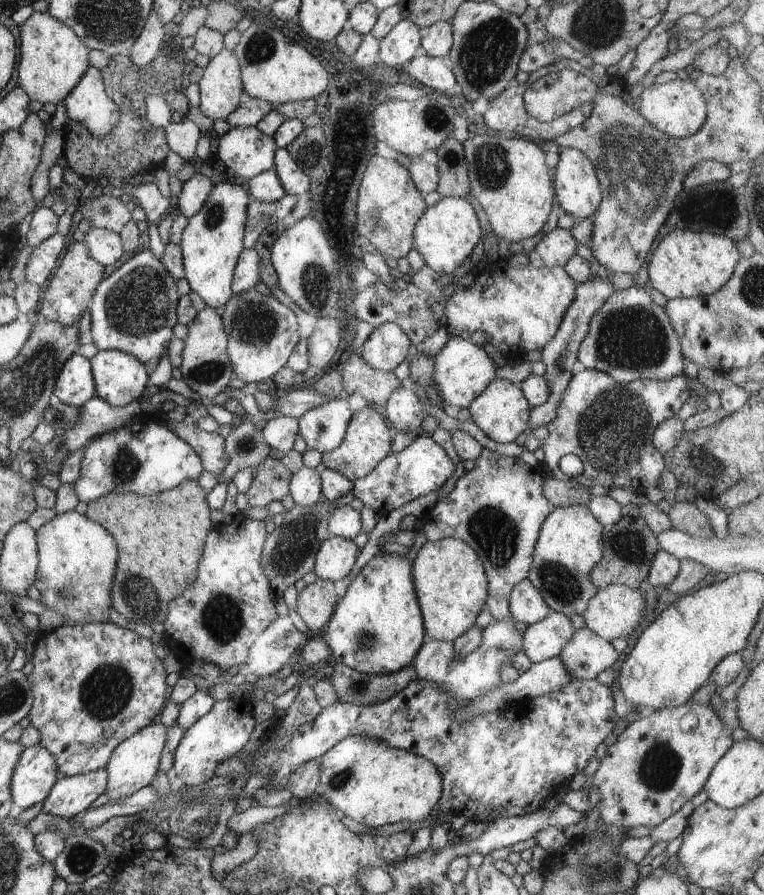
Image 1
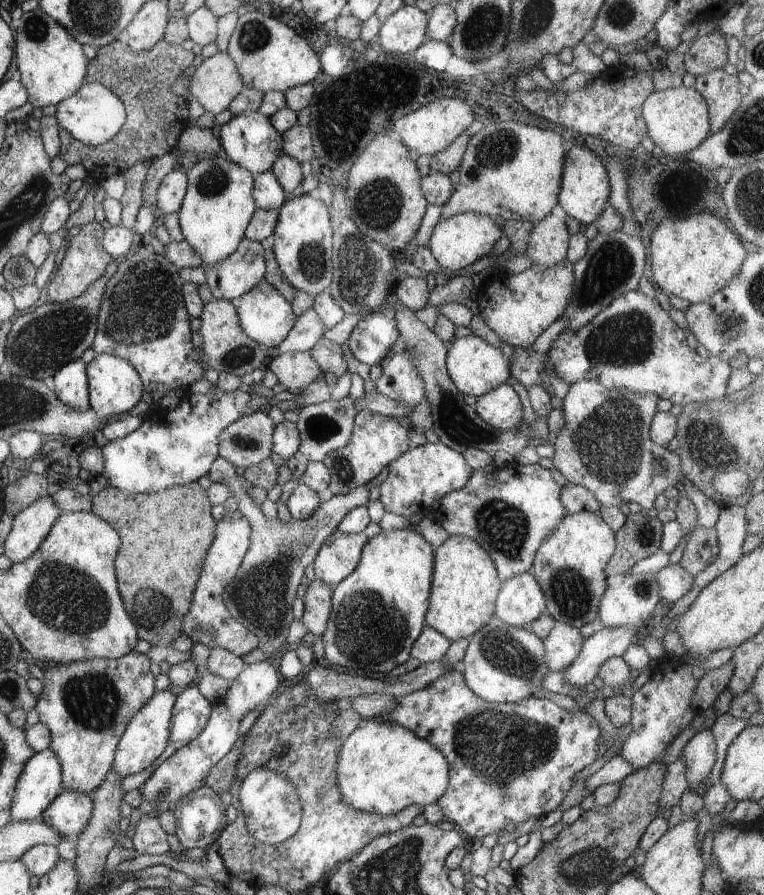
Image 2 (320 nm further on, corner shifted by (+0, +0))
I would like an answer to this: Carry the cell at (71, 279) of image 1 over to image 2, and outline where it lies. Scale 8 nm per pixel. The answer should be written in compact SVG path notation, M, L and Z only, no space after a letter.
M93 221L83 226L76 236L69 241L65 256L54 274L48 281L46 292L52 302L63 303L81 295L95 280L108 272L113 258L103 247L104 228L99 222Z

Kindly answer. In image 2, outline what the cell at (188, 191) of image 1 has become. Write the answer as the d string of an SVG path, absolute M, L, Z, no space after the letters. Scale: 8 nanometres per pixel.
M172 170L166 174L157 191L157 207L167 215L180 210L187 191L188 179L186 173Z

